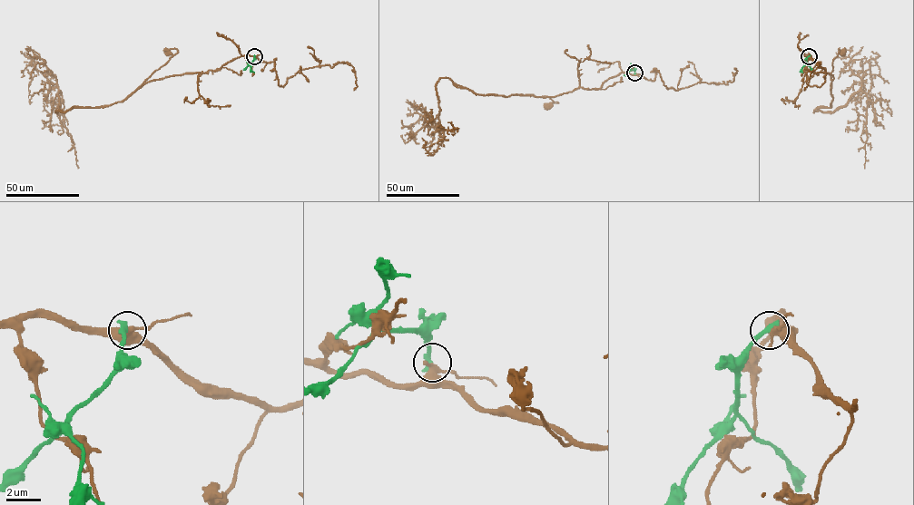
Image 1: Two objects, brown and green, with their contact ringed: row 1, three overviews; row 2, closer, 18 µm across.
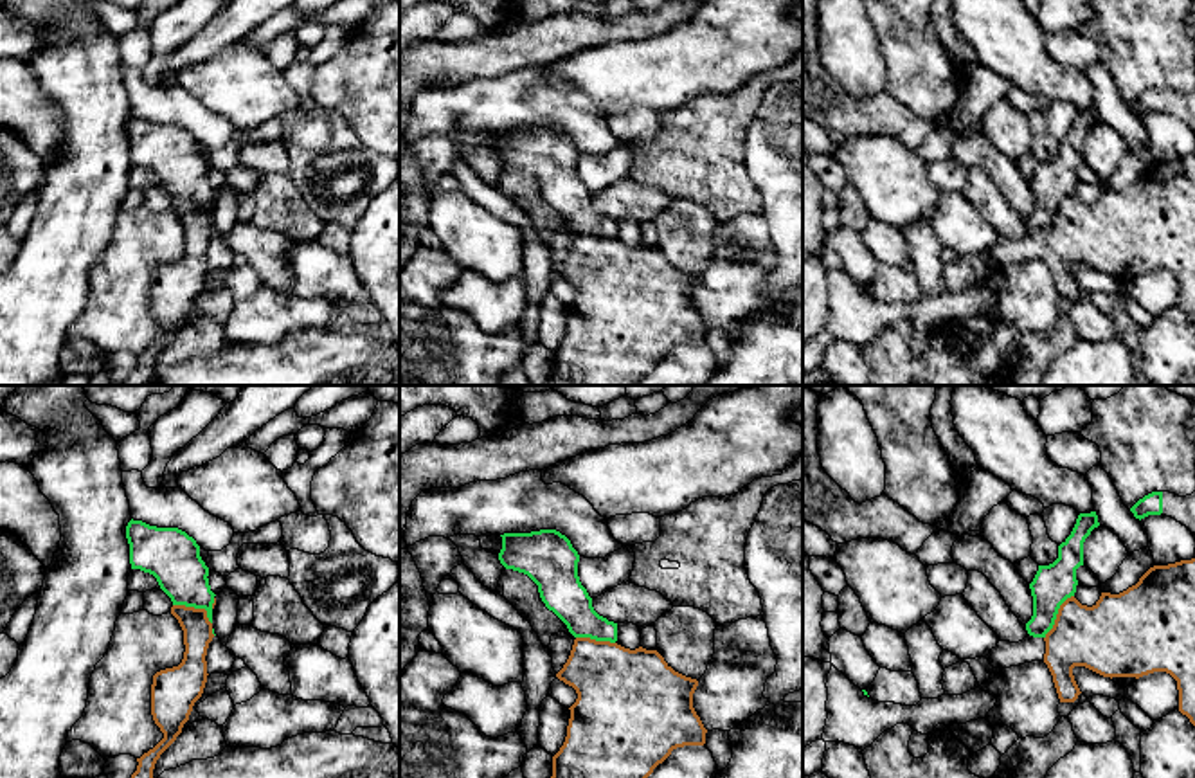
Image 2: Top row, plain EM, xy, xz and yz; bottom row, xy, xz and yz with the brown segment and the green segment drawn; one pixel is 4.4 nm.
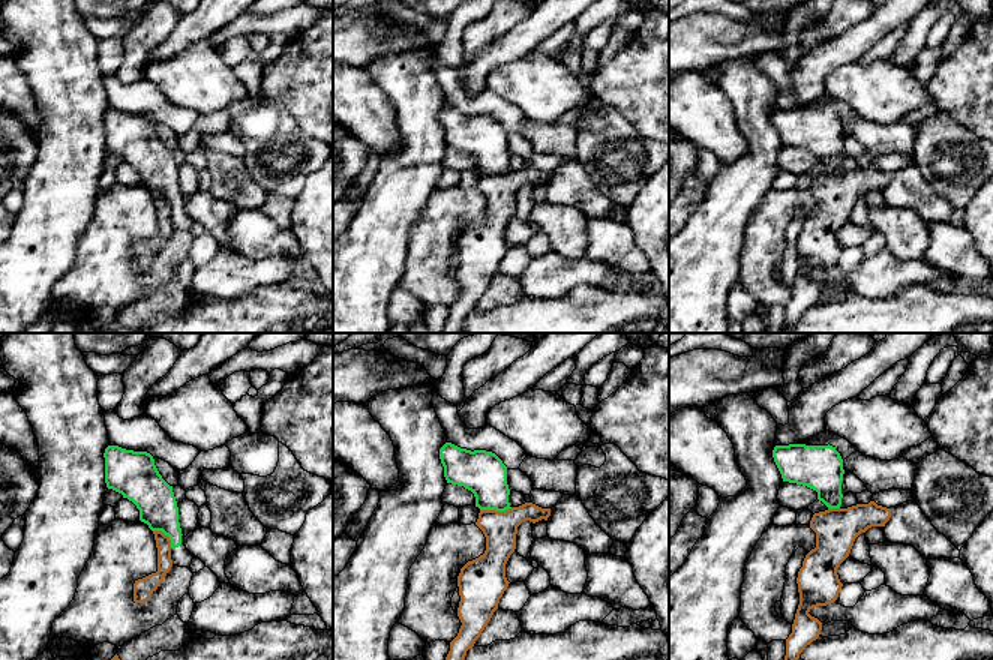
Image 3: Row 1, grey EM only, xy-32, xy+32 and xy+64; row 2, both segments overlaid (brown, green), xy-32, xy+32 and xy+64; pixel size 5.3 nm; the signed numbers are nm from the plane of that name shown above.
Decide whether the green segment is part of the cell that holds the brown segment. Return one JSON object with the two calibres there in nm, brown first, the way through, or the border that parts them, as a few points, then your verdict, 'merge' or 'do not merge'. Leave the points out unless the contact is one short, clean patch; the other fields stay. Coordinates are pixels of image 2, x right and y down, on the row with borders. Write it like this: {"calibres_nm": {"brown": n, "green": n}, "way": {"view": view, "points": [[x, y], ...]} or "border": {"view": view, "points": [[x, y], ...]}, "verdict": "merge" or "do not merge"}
{"calibres_nm": {"brown": 130, "green": 240}, "border": {"view": "xy", "points": [[173, 604], [204, 609], [211, 624]]}, "verdict": "do not merge"}

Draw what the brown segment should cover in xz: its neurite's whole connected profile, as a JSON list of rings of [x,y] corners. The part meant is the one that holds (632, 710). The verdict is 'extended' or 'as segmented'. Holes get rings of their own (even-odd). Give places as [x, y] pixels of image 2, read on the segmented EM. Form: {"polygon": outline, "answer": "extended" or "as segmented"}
{"polygon": [[[576,638],[571,656],[556,677],[572,686],[578,699],[569,708],[567,737],[553,756],[551,778],[648,778],[673,749],[705,744],[707,729],[693,708],[698,681],[675,672],[657,650],[642,647],[630,650],[610,641]]], "answer": "as segmented"}

